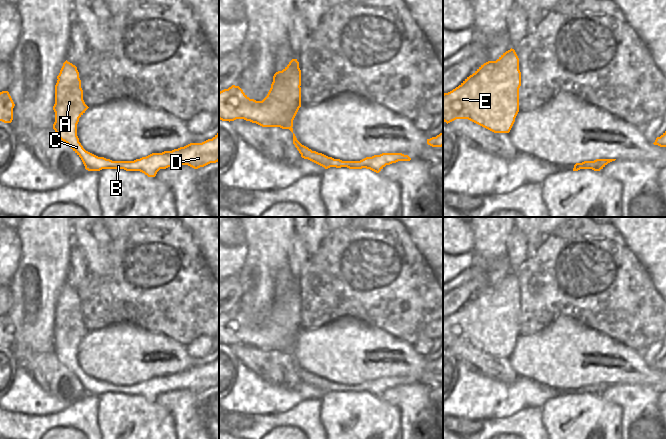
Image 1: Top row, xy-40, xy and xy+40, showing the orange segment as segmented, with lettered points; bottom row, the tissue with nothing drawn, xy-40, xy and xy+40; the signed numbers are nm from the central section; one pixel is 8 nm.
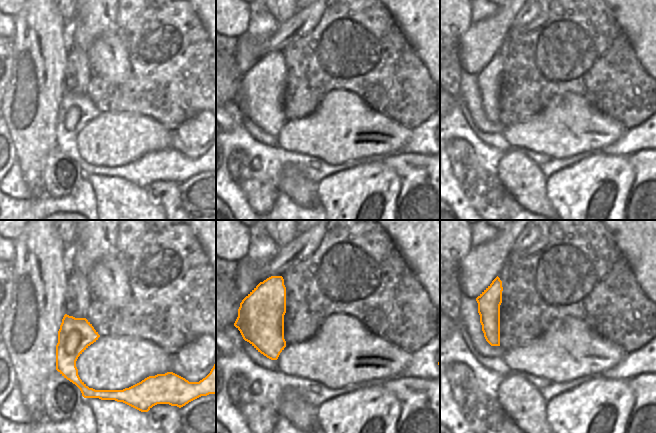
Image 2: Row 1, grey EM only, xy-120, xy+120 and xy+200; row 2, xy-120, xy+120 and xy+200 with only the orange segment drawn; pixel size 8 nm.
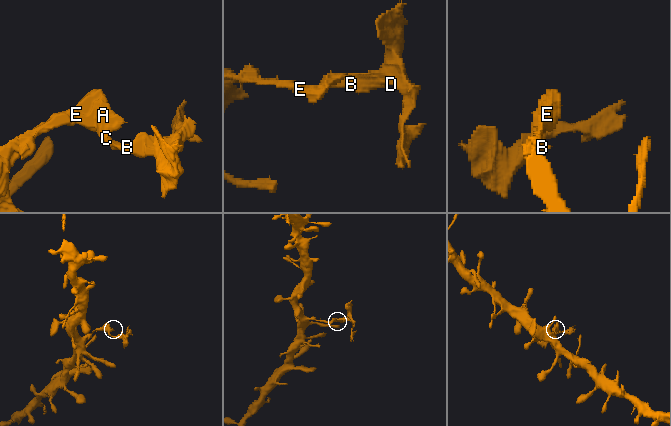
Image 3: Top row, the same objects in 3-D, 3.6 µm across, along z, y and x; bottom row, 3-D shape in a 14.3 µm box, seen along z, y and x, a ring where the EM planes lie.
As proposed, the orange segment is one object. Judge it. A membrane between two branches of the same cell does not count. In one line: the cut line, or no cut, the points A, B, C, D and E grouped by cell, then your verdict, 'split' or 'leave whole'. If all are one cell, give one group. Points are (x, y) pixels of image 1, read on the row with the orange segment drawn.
cut in xy along (294, 59), (294, 67), (298, 72), (298, 83), (300, 85); A B C D / E; split

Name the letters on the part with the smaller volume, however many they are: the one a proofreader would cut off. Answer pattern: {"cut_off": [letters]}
{"cut_off": ["A", "B", "C", "D"]}

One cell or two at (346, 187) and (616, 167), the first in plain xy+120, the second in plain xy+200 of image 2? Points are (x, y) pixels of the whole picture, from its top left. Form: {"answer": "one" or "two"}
{"answer": "one"}

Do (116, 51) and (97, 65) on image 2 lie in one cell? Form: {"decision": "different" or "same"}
{"decision": "same"}

